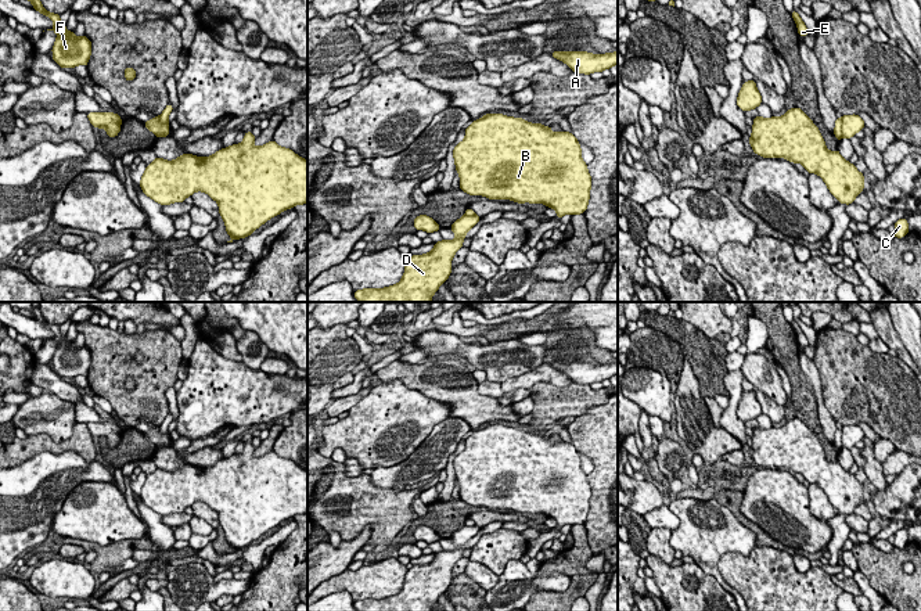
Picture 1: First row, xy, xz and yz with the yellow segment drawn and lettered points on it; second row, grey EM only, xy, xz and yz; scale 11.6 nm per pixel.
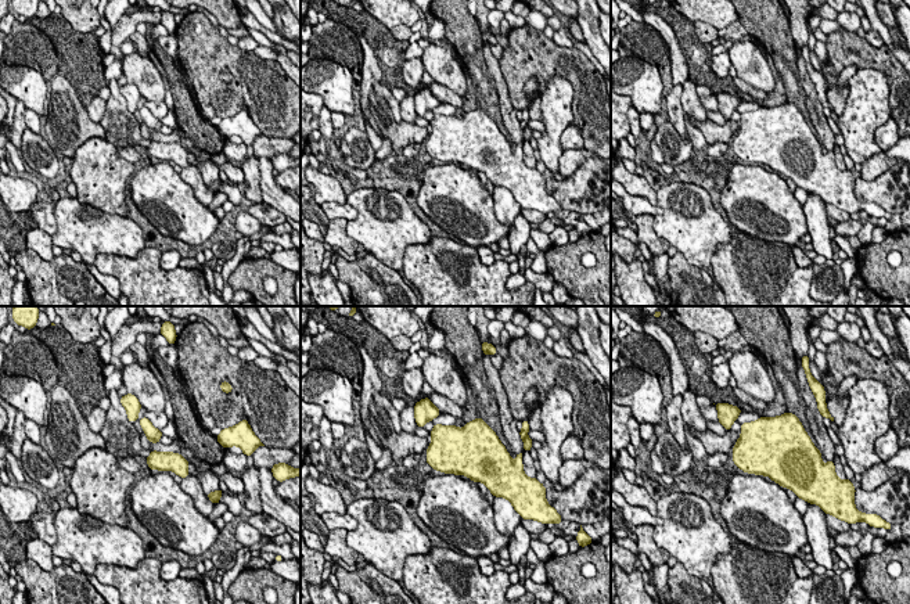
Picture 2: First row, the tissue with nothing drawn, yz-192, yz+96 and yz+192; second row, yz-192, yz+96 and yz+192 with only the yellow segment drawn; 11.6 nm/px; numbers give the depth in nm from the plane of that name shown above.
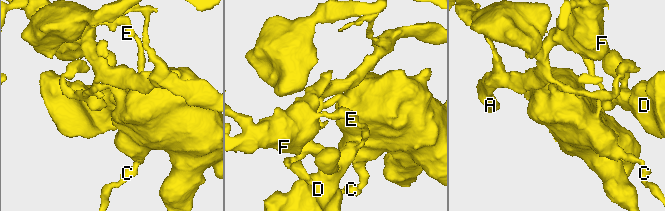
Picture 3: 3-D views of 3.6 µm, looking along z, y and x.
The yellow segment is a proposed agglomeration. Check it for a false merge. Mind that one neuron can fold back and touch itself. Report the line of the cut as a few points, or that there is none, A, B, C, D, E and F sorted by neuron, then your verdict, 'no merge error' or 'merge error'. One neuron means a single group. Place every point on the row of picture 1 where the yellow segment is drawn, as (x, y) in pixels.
cut in yz along (842, 118), (841, 136); A B C E F / D; merge error

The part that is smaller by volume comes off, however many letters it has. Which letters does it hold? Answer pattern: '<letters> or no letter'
D

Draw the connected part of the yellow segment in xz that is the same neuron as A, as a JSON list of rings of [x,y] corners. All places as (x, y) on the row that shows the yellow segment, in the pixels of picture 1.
[[[553,51],[551,55],[565,62],[573,72],[590,75],[618,65],[618,51],[591,54],[586,51]]]

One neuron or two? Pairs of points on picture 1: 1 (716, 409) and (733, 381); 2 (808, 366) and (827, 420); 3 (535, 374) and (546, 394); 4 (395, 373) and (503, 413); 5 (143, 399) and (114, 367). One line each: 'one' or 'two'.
1: two
2: one
3: two
4: one
5: one

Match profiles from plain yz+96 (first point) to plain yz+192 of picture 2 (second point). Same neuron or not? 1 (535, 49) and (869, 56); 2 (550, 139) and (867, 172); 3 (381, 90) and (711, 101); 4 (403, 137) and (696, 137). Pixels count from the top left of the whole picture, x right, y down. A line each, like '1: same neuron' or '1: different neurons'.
1: same neuron
2: different neurons
3: different neurons
4: different neurons

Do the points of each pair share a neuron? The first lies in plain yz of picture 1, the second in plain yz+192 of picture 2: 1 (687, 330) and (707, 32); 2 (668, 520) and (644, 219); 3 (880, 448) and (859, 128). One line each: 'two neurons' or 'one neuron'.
1: two neurons
2: two neurons
3: two neurons

